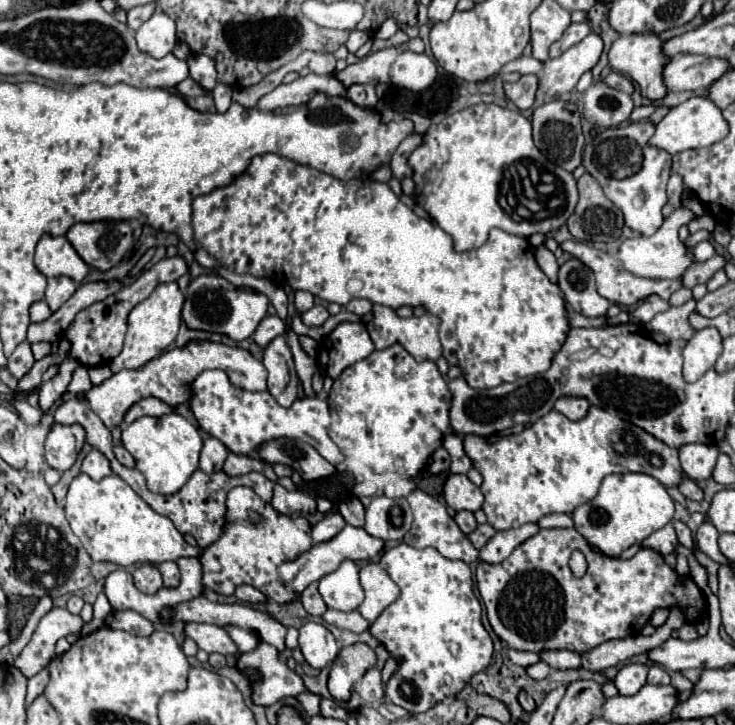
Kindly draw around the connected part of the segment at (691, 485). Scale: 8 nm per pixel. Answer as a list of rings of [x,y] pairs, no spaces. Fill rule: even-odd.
[[[683,477],[683,483],[679,485],[679,491],[687,497],[687,499],[693,499],[693,501],[703,501],[703,491],[699,489],[699,485],[689,479],[689,477]]]

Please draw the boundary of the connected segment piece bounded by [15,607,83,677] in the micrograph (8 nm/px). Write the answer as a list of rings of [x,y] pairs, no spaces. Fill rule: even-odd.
[[[53,607],[37,625],[29,645],[21,651],[21,657],[15,659],[15,667],[23,671],[23,675],[33,677],[53,659],[53,645],[67,635],[79,633],[83,627],[83,619],[79,615],[71,615],[65,607]]]

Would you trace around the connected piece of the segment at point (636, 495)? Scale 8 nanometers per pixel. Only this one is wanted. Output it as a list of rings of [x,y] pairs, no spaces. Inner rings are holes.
[[[623,473],[607,475],[601,483],[597,497],[589,503],[579,505],[573,511],[575,529],[603,555],[619,557],[625,549],[641,543],[657,529],[665,527],[673,519],[673,499],[665,487],[651,475],[645,473]]]

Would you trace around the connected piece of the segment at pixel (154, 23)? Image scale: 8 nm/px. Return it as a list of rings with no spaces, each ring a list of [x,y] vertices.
[[[157,9],[155,15],[135,31],[135,39],[143,53],[161,59],[177,45],[175,23],[161,9]]]

